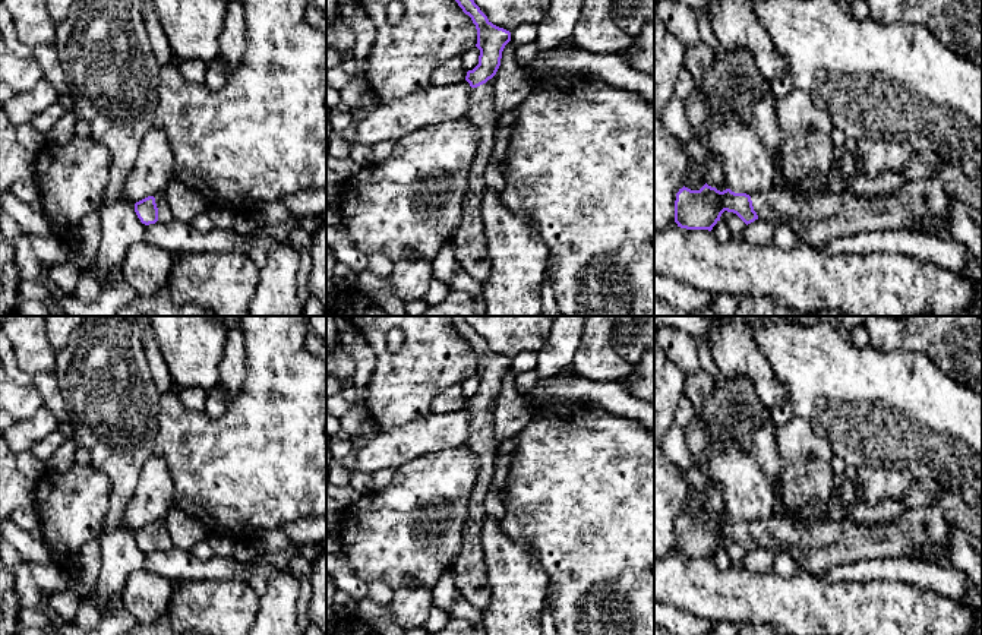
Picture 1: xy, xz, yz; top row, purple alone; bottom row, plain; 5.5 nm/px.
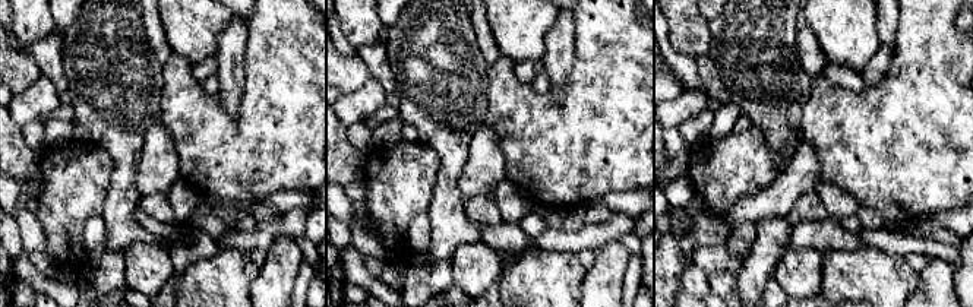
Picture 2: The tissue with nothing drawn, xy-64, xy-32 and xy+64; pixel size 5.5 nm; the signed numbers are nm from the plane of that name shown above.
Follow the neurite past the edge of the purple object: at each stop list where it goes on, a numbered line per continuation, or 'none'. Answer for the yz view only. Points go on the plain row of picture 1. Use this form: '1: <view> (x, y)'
1: yz (815, 546)

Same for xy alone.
1: xy (164, 540)

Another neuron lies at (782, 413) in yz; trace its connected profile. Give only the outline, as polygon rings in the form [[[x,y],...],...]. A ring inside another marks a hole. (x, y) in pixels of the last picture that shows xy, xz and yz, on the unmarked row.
[[[787,399],[776,402],[771,408],[771,421],[776,427],[784,426],[795,418],[792,404]]]

